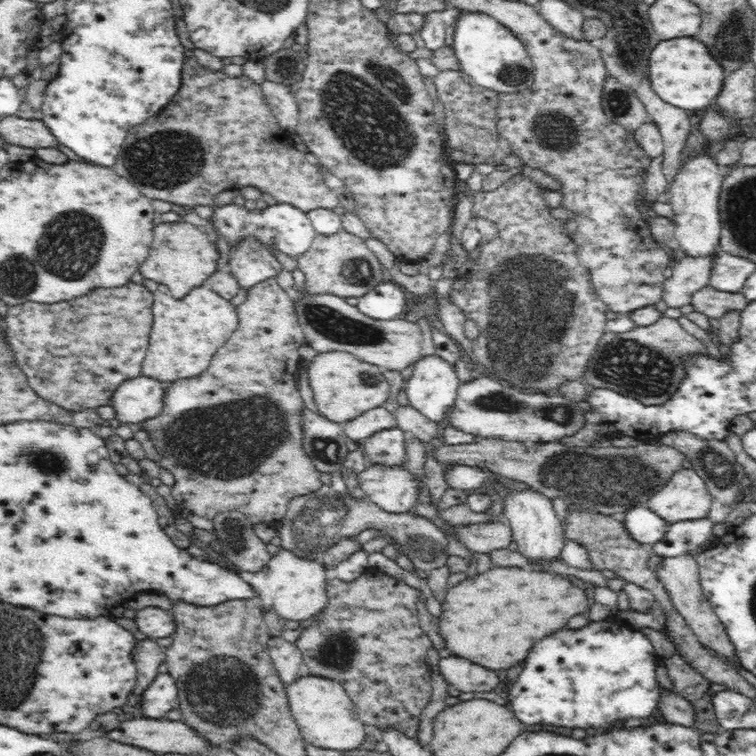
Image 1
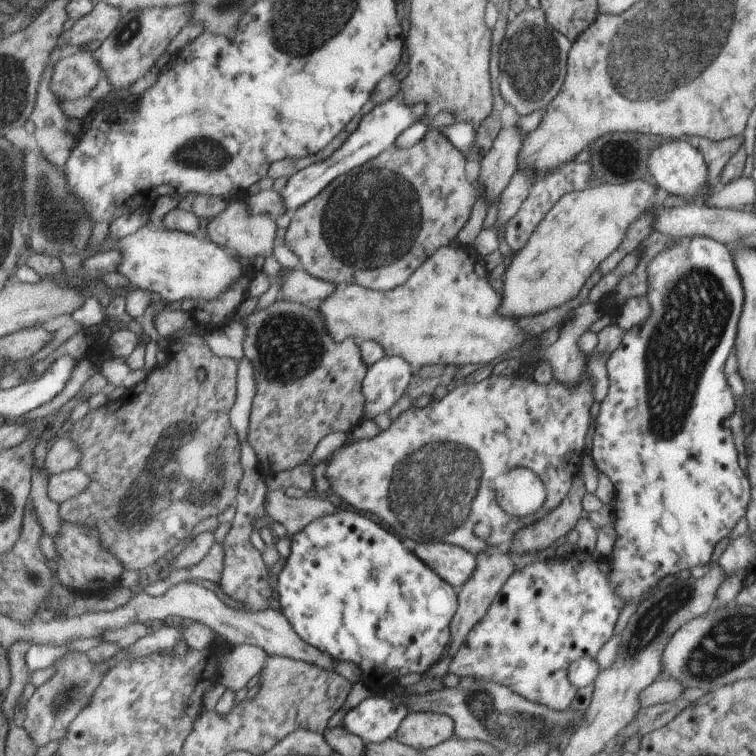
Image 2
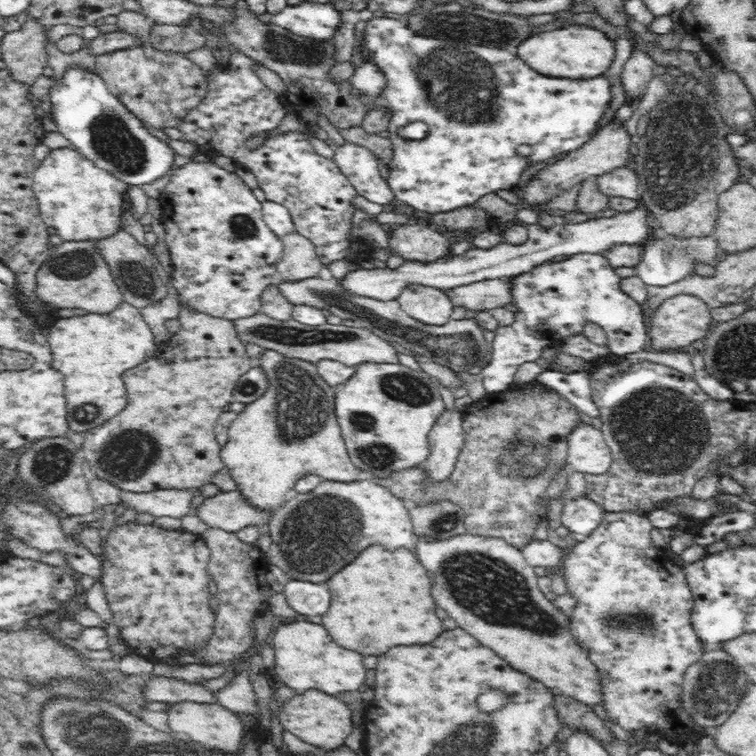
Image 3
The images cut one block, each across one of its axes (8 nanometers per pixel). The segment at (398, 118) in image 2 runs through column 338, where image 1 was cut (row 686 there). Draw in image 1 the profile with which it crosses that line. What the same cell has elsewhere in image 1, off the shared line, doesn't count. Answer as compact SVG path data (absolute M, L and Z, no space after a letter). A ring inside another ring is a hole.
M157 673L156 678L139 695L139 709L147 719L165 718L168 710L178 708L178 689L168 673Z

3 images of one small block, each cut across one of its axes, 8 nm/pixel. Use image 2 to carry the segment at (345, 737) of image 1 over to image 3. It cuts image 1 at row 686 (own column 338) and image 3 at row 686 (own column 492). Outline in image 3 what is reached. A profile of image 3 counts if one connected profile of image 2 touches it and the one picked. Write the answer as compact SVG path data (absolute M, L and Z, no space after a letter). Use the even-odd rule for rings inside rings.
M307 621L282 624L276 628L272 644L276 654L278 678L284 678L282 682L292 686L298 694L310 688L318 688L334 696L340 692L356 690L364 684L366 668L362 664L362 656L358 652L338 648L338 644L330 640L326 628L322 628L320 624ZM314 674L316 674L316 680L314 680Z

